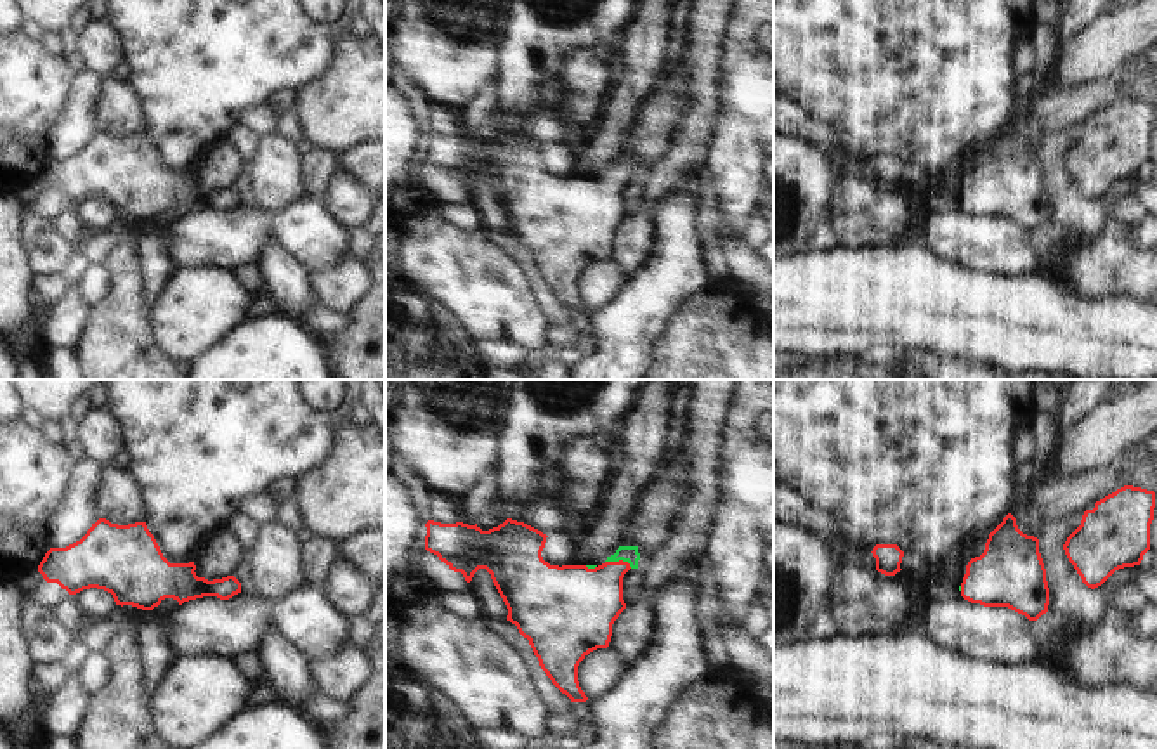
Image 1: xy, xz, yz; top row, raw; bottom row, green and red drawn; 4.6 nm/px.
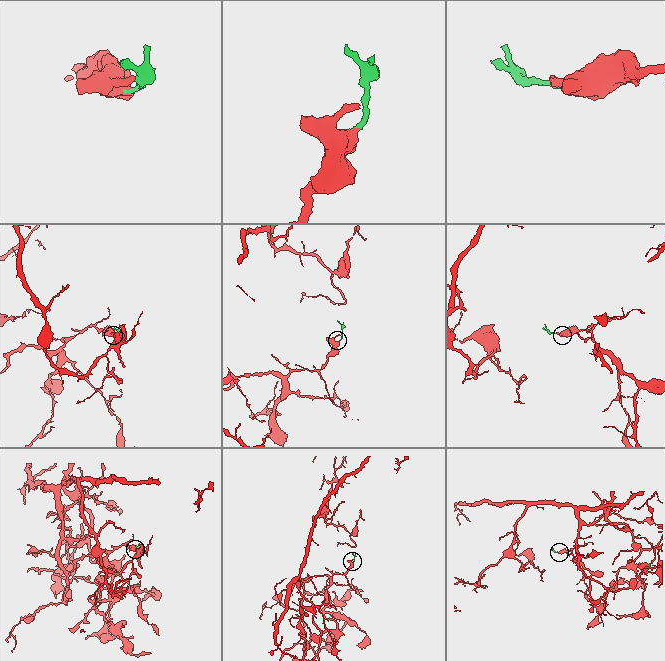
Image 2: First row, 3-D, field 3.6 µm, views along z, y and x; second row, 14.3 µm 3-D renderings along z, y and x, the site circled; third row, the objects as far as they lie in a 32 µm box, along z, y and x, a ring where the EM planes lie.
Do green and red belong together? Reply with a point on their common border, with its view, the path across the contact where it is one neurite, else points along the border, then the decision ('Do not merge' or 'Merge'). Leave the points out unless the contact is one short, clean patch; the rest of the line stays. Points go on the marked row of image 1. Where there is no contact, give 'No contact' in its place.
Touches green at xz (620, 559). Path across: xz (627, 553), (620, 559), (609, 576), (585, 600). Merge

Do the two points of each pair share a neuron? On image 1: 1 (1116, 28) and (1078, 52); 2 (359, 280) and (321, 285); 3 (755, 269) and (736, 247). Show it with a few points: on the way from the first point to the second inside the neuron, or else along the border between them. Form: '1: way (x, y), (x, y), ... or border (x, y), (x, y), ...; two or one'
1: way (1107, 37), (1091, 52), (1086, 52); one
2: way (351, 280), (344, 285), (330, 285); one
3: way (750, 264), (738, 252); one

